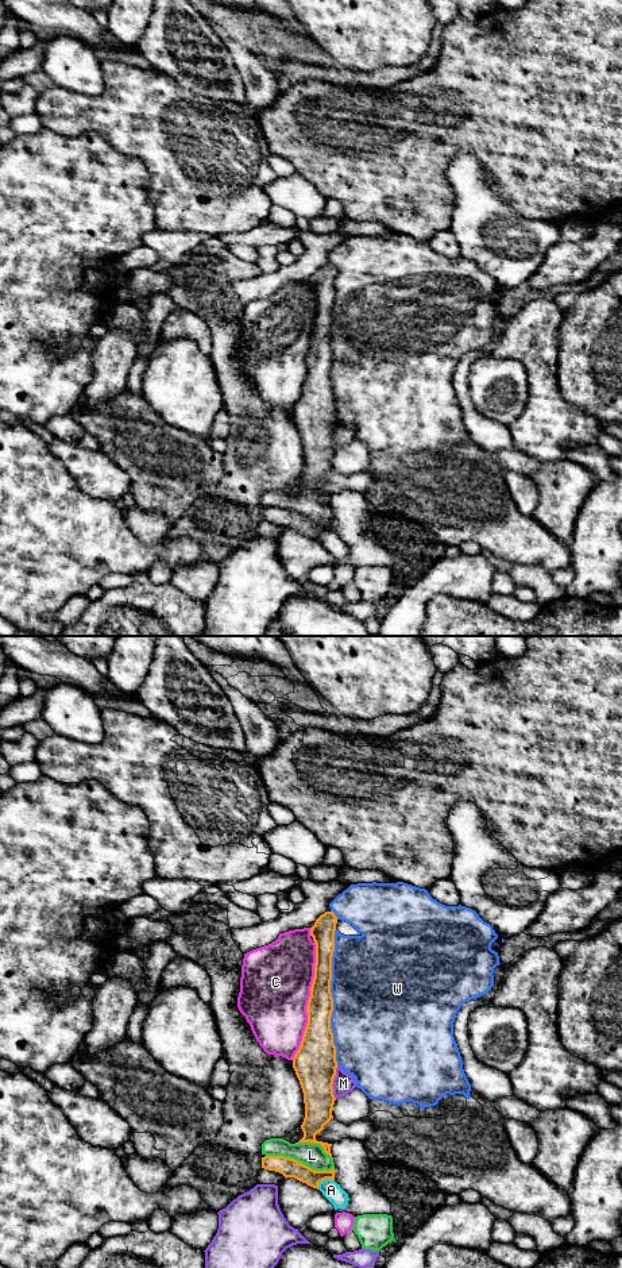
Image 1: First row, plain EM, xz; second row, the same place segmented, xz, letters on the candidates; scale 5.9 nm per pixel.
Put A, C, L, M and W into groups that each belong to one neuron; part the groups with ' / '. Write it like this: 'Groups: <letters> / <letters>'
Groups: A / C / L / M / W

